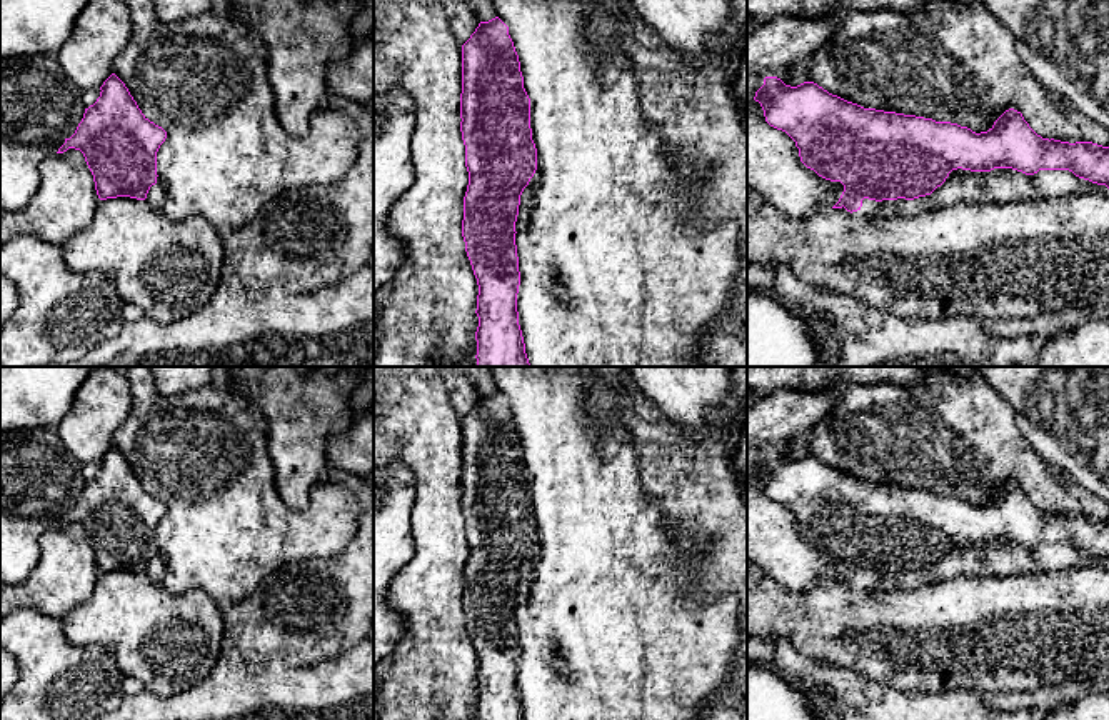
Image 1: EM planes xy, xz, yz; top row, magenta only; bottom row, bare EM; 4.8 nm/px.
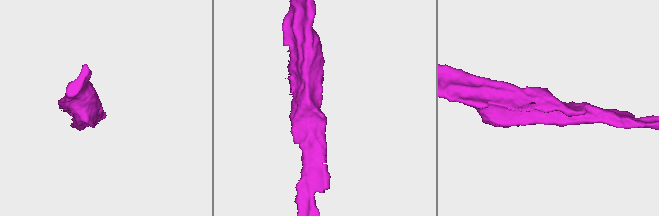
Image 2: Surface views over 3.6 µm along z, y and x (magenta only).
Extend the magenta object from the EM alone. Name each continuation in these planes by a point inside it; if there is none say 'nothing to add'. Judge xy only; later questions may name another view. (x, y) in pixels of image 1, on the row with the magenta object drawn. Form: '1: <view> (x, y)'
nothing to add

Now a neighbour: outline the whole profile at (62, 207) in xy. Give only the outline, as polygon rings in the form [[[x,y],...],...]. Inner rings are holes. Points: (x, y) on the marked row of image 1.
[[[80,150],[52,155],[38,167],[37,193],[15,212],[0,208],[0,247],[20,235],[62,247],[88,228],[100,202]]]

